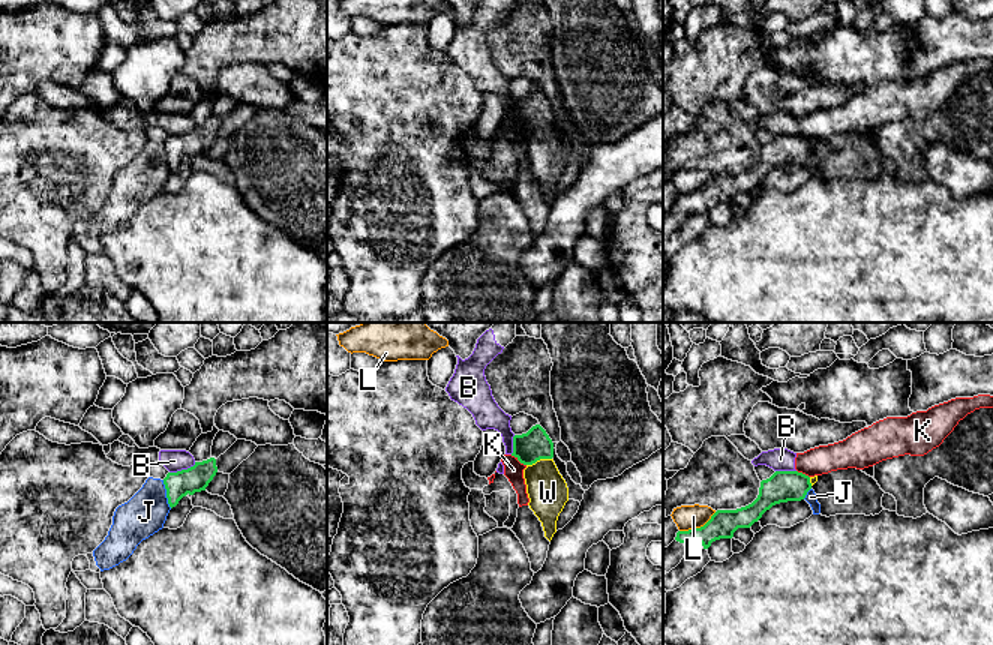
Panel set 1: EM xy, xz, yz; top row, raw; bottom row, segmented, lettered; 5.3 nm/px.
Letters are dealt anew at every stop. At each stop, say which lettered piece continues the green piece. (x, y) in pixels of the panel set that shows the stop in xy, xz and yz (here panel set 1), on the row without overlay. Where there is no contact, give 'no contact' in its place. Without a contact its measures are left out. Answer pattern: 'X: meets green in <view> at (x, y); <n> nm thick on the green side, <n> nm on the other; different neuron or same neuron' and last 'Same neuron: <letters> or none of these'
B: meets green in xy at (182, 134); 140 nm thick on the green side, 120 nm on the other; different neuron
J: meets green in xy at (167, 158); 140 nm thick on the green side, 220 nm on the other; different neuron
K: meets green in xz at (518, 123); 160 nm thick on the green side, 110 nm on the other; different neuron
L: meets green in yz at (698, 192); 150 nm thick on the green side, 130 nm on the other; different neuron
W: meets green in xz at (539, 123); 160 nm thick on the green side, 220 nm on the other; same neuron
Same neuron: W

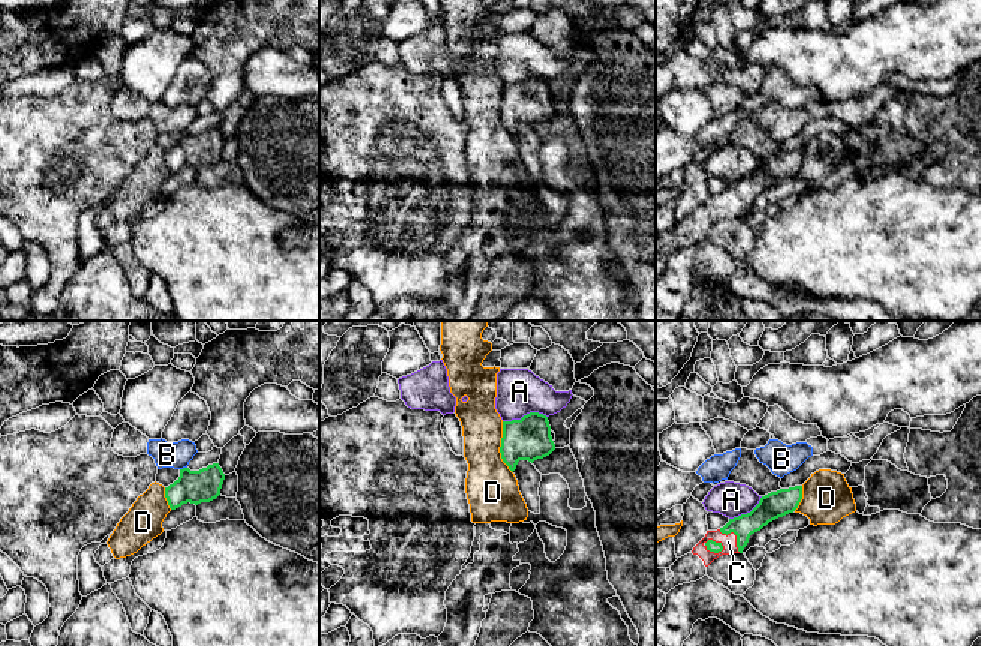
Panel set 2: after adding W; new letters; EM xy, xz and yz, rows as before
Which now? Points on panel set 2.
A: meets green in xz at (524, 80); 220 nm thick on the green side, 240 nm on the other; different neuron
B: meets green in xy at (183, 132); 180 nm thick on the green side, 140 nm on the other; different neuron
C: meets green in yz at (714, 206); 60 nm thick on the green side, 80 nm on the other; same neuron
D: meets green in xz at (500, 111); 220 nm thick on the green side, 280 nm on the other; different neuron
Same neuron: C

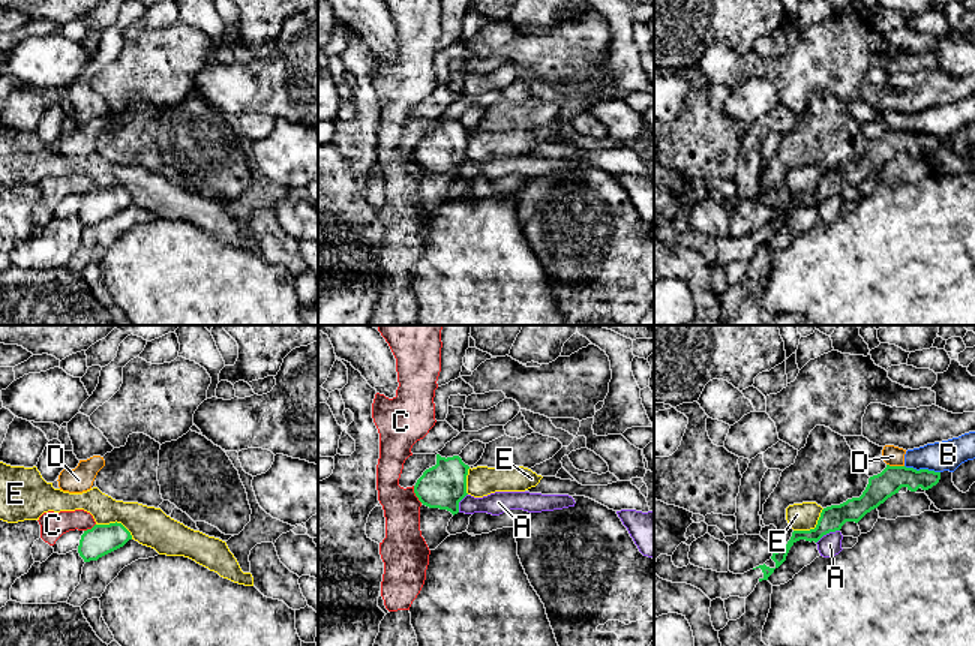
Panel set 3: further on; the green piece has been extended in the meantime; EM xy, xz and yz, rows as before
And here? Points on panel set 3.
A: meets green in yz at (827, 197); 130 nm thick on the green side, 120 nm on the other; different neuron
B: meets green in yz at (923, 134); 140 nm thick on the green side, 160 nm on the other; different neuron
C: meets green in xz at (416, 159); 240 nm thick on the green side, 200 nm on the other; different neuron
D: meets green in yz at (896, 131); 140 nm thick on the green side, 110 nm on the other; different neuron
E: meets green in xy at (116, 186); 160 nm thick on the green side, 220 nm on the other; different neuron
Same neuron: none of these

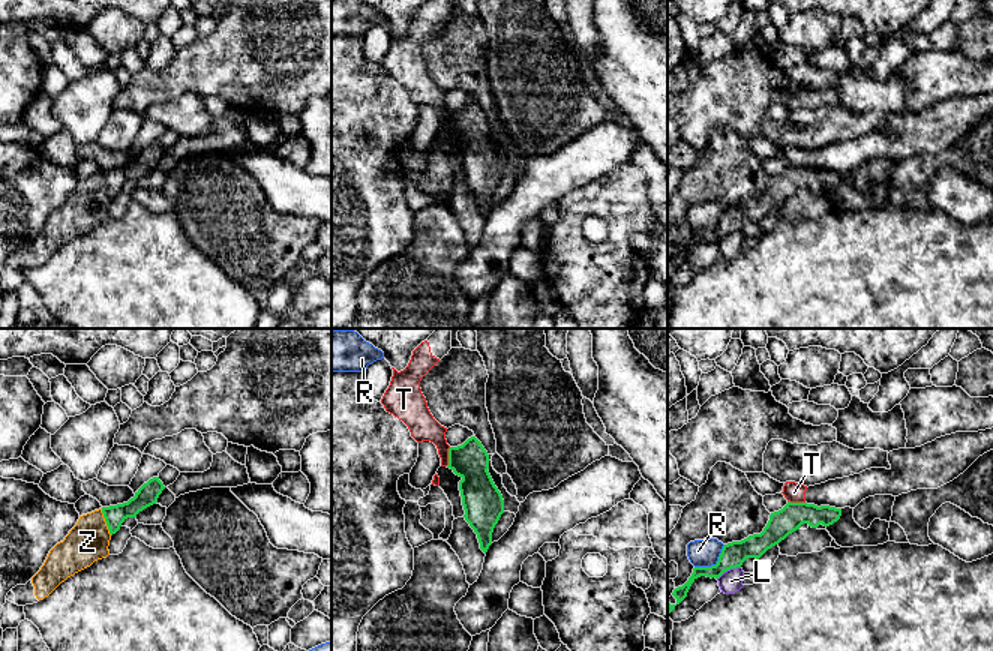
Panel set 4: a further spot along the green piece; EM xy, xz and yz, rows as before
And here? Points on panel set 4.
L: meets green in yz at (728, 233); 130 nm thick on the green side, 120 nm on the other; different neuron
R: meets green in yz at (716, 228); 130 nm thick on the green side, 150 nm on the other; different neuron
T: meets green in xz at (449, 120); 200 nm thick on the green side, 150 nm on the other; different neuron
Z: meets green in xy at (105, 185); 110 nm thick on the green side, 220 nm on the other; different neuron
Same neuron: none of these

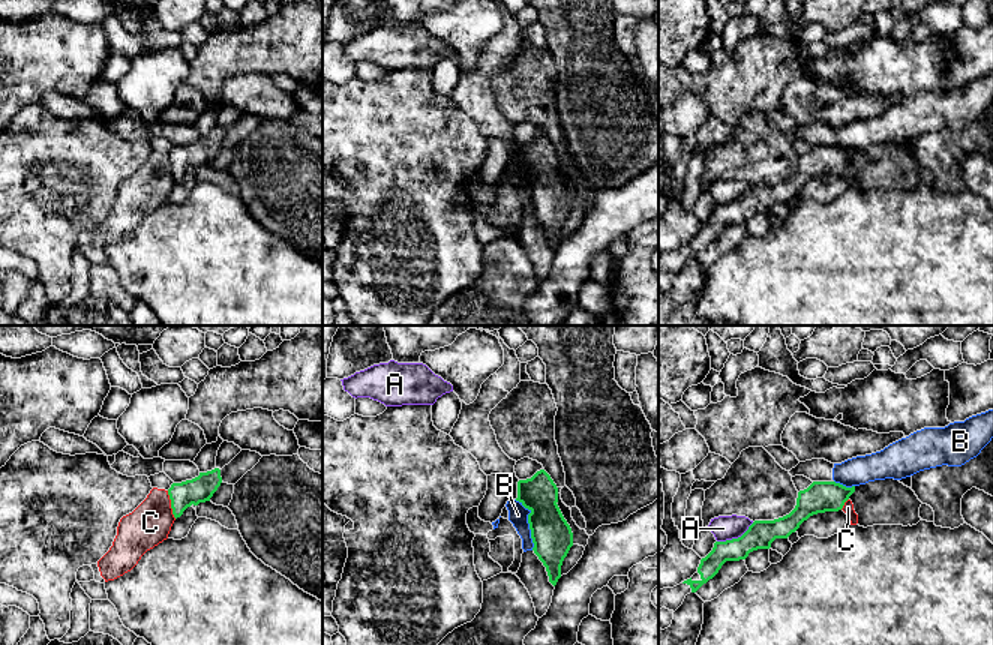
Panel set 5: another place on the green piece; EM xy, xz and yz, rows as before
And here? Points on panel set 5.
A: meets green in yz at (735, 203); 150 nm thick on the green side, 130 nm on the other; different neuron
B: meets green in xz at (528, 186); 220 nm thick on the green side, 110 nm on the other; different neuron
C: meets green in xy at (171, 168); 140 nm thick on the green side, 220 nm on the other; different neuron
Same neuron: none of these

